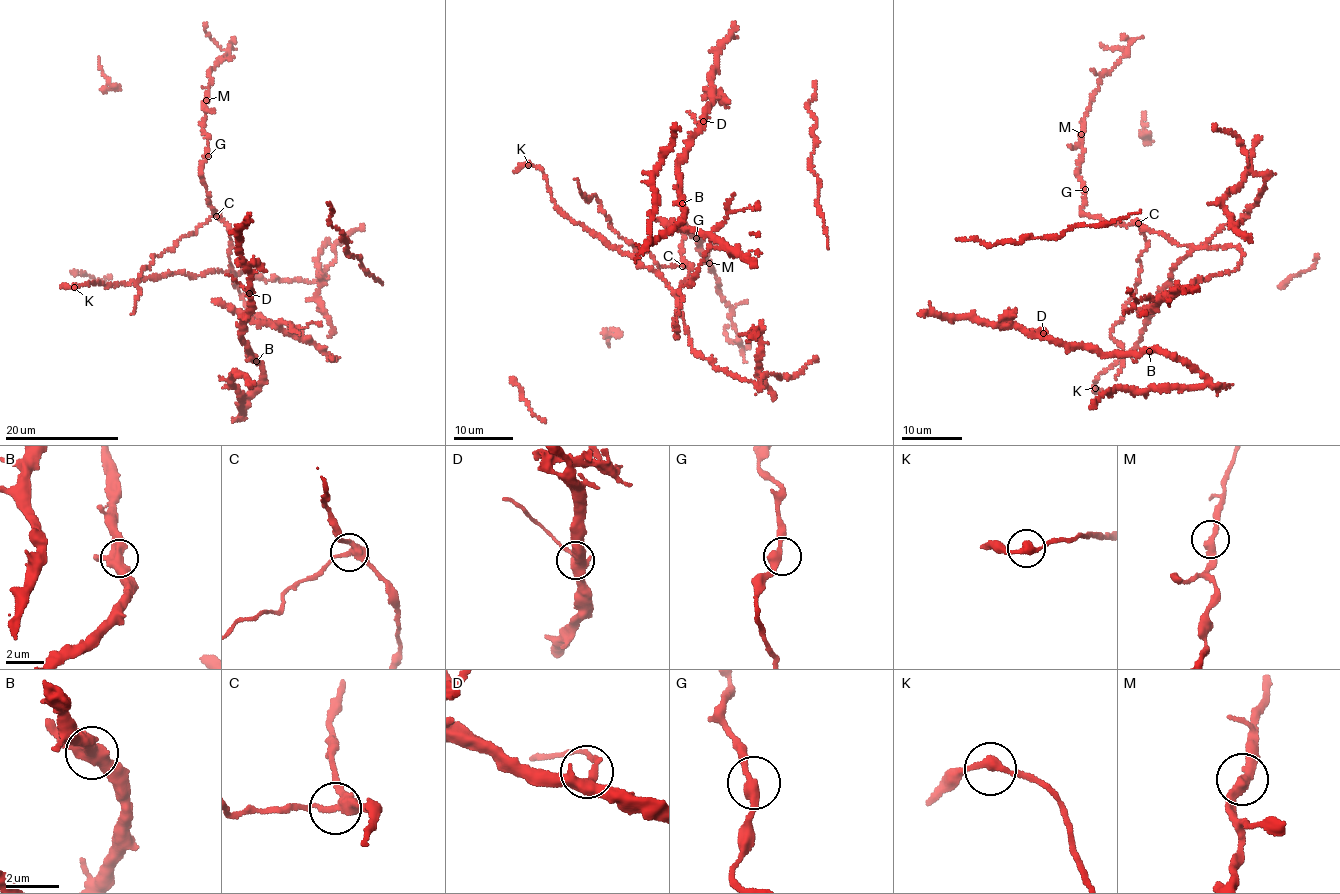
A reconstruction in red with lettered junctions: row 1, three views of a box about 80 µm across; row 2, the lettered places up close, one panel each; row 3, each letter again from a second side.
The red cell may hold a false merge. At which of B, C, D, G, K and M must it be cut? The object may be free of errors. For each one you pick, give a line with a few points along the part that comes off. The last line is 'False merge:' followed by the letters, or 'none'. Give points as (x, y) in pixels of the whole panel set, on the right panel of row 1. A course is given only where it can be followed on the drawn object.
C: Course of the part to remove: (1139, 223), (1147, 247), (1138, 258), (1142, 268), (1136, 289), (1111, 333), (1122, 347), (1123, 365), (1115, 380)
False merge: C

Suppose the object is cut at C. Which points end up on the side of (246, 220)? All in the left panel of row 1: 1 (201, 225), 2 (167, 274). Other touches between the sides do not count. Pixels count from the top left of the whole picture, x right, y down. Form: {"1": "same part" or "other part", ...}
{"1": "other part", "2": "same part"}

